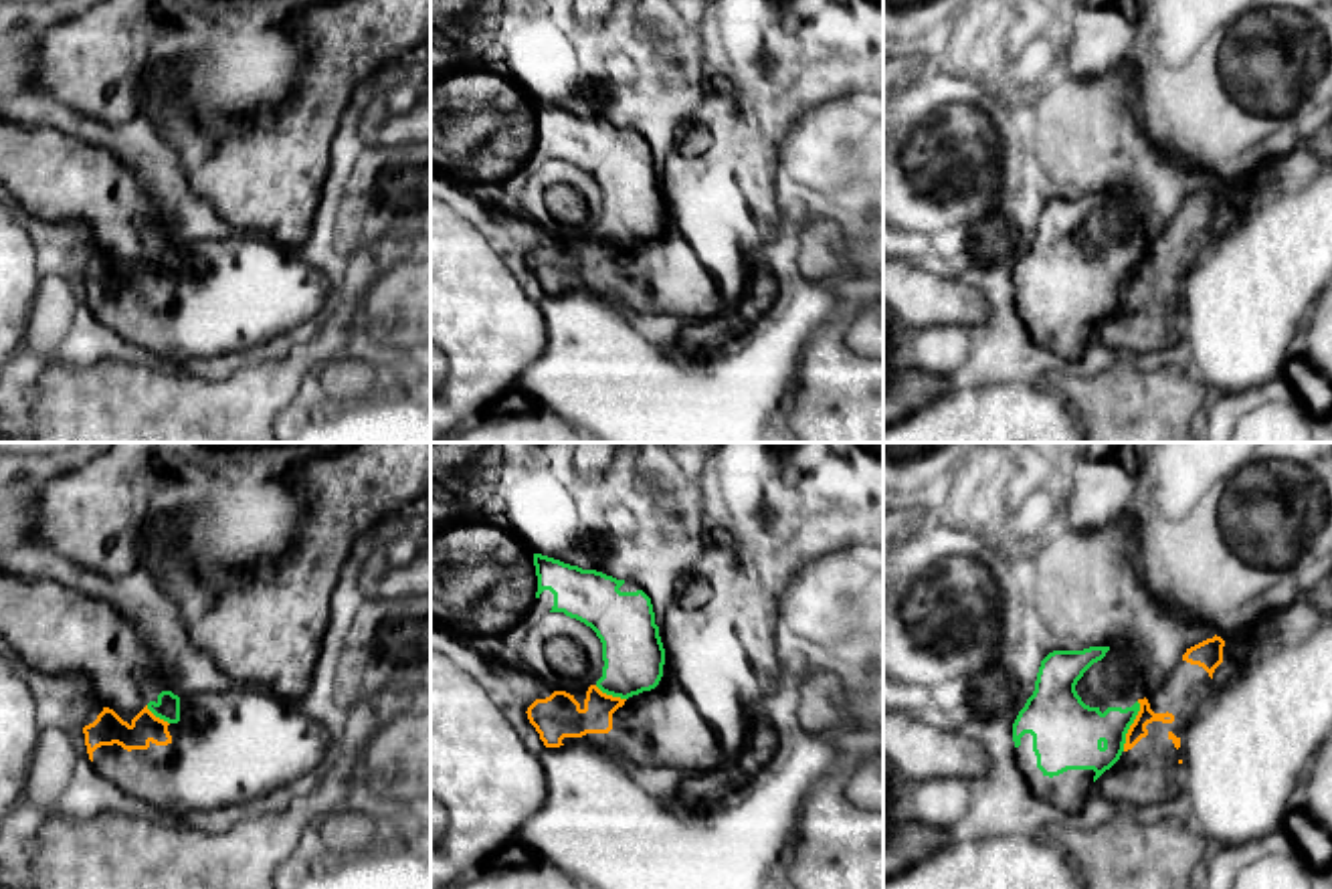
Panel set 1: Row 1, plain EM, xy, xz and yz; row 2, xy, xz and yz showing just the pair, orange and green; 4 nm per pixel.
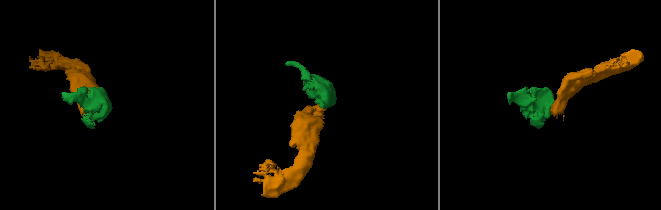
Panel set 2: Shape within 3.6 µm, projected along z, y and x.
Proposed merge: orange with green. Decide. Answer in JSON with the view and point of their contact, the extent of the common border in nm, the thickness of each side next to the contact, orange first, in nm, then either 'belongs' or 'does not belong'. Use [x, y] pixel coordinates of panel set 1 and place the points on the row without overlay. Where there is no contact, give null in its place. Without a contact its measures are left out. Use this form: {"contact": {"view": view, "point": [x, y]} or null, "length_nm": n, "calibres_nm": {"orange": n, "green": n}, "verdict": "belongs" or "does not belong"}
{"contact": {"view": "yz", "point": [1130, 273]}, "length_nm": 220, "calibres_nm": {"orange": 70, "green": 260}, "verdict": "does not belong"}

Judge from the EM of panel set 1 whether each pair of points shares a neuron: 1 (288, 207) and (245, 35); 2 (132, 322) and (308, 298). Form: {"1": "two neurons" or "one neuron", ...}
{"1": "two neurons", "2": "one neuron"}

